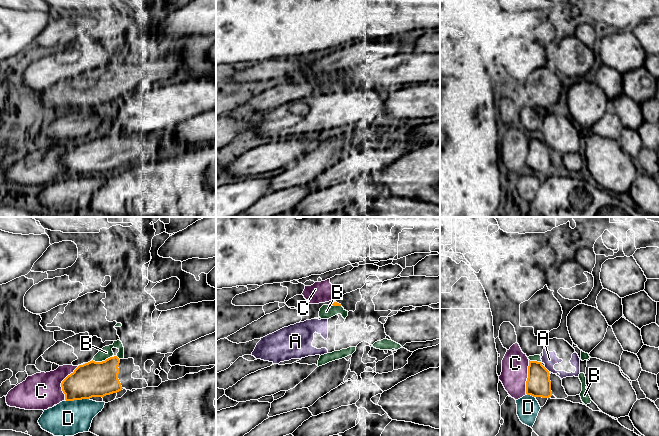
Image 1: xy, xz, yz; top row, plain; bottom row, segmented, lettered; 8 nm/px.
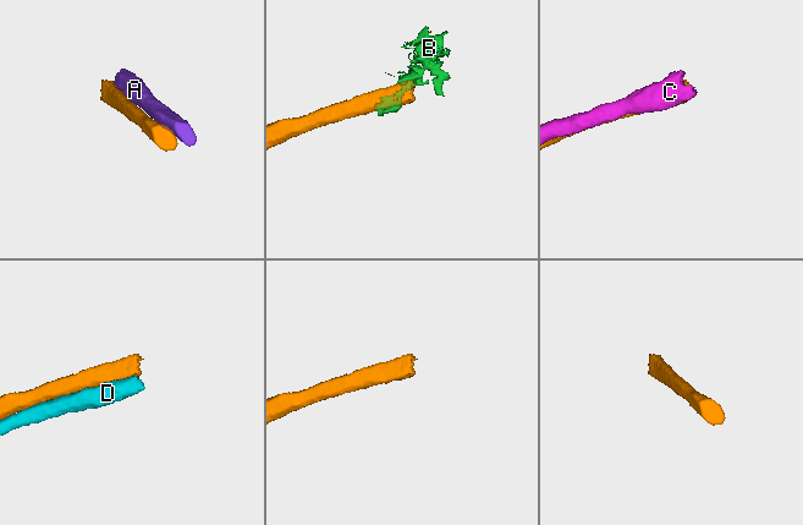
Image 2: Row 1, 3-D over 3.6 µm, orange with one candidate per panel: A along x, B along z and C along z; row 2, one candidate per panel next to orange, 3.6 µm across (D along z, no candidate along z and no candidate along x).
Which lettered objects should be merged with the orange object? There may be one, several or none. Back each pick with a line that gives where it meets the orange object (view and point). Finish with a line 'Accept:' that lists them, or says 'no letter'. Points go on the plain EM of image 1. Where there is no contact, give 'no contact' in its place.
Accept: no letter

